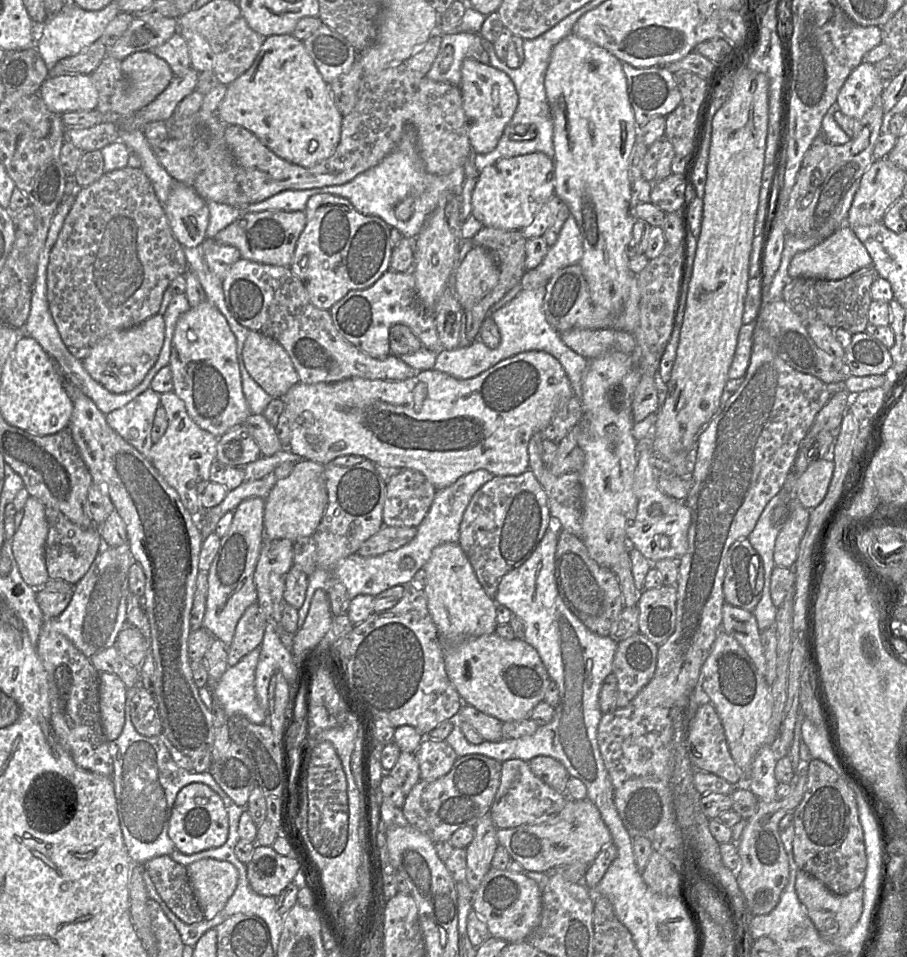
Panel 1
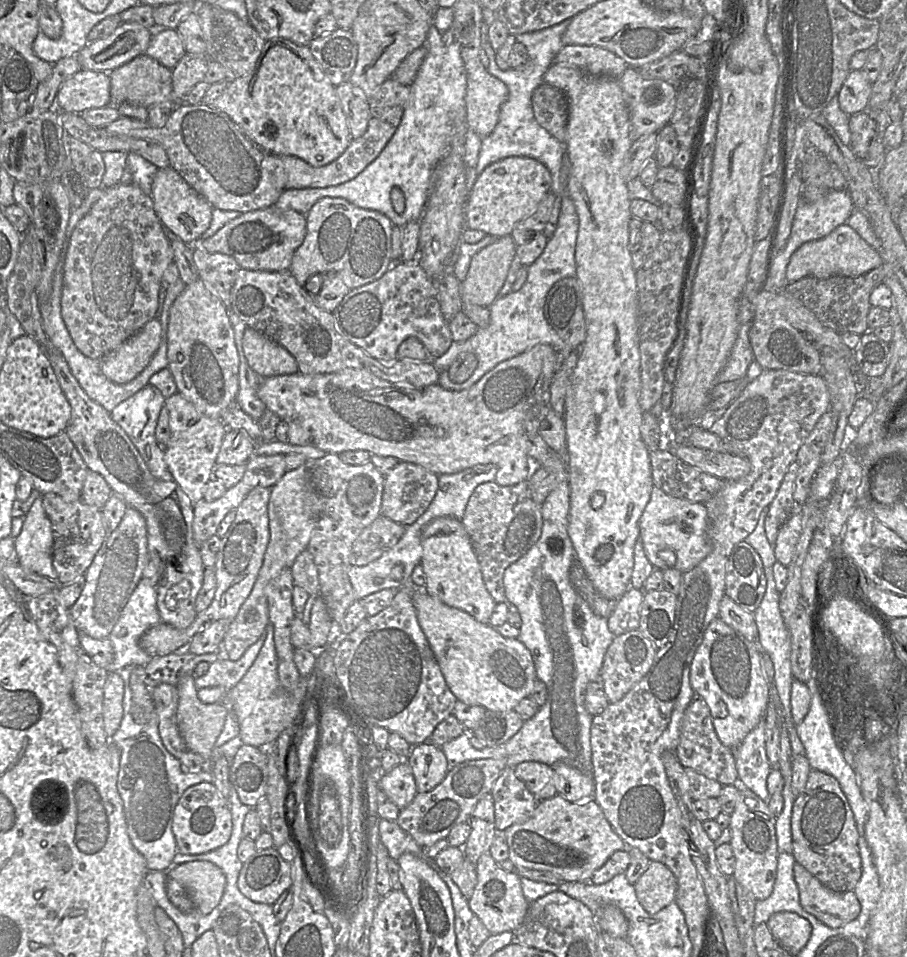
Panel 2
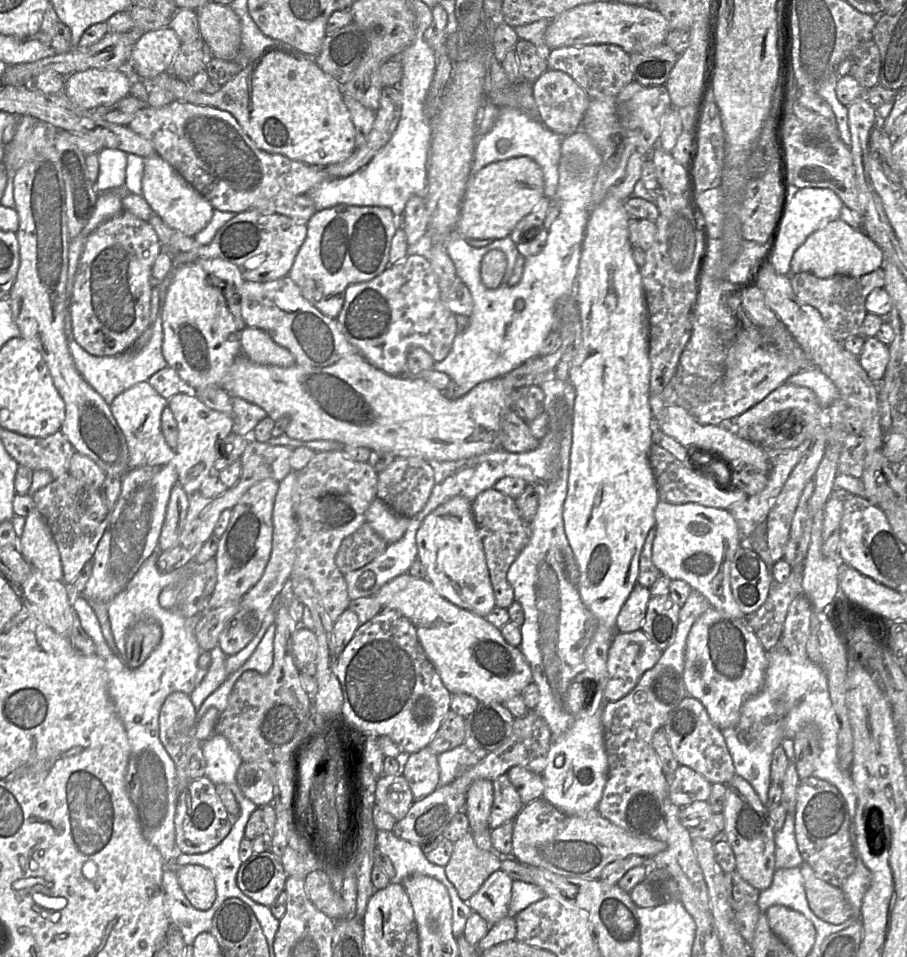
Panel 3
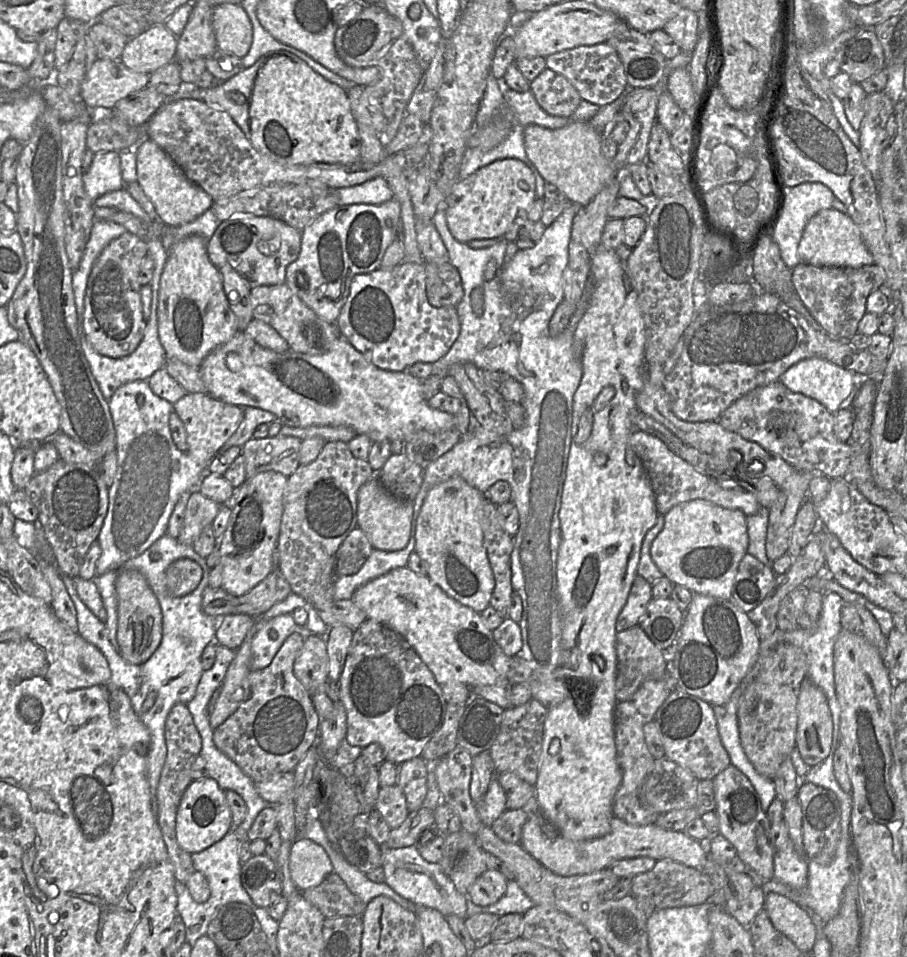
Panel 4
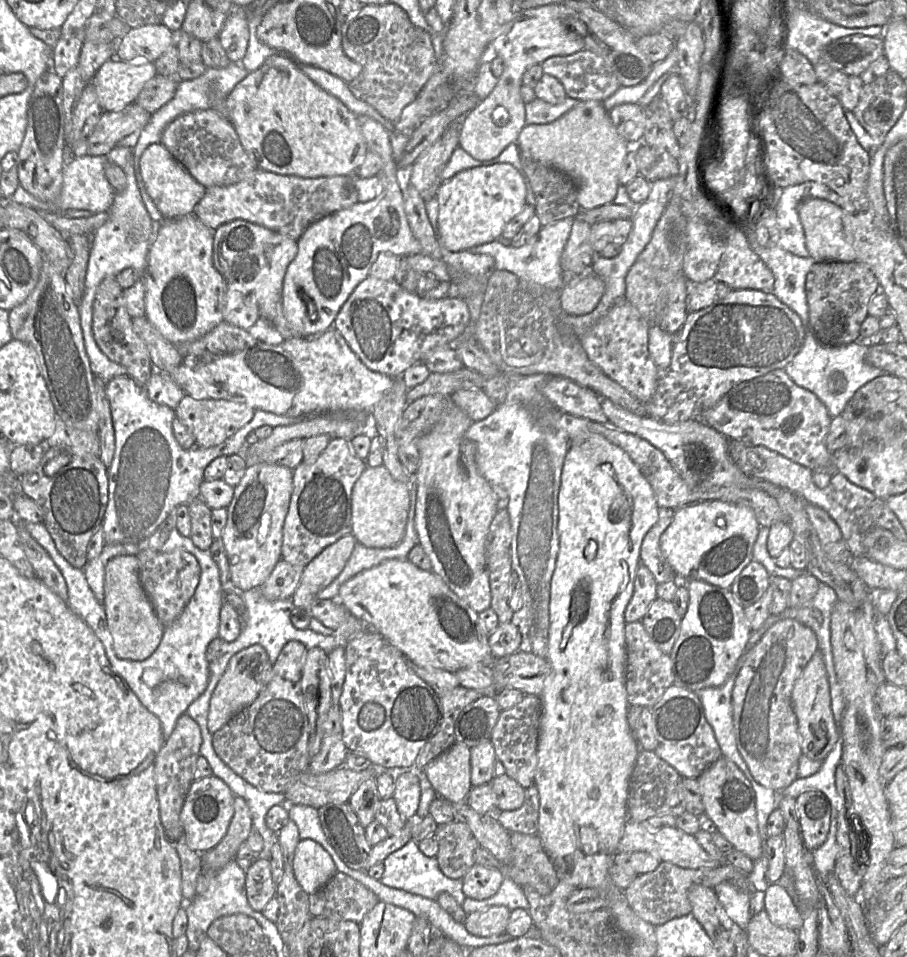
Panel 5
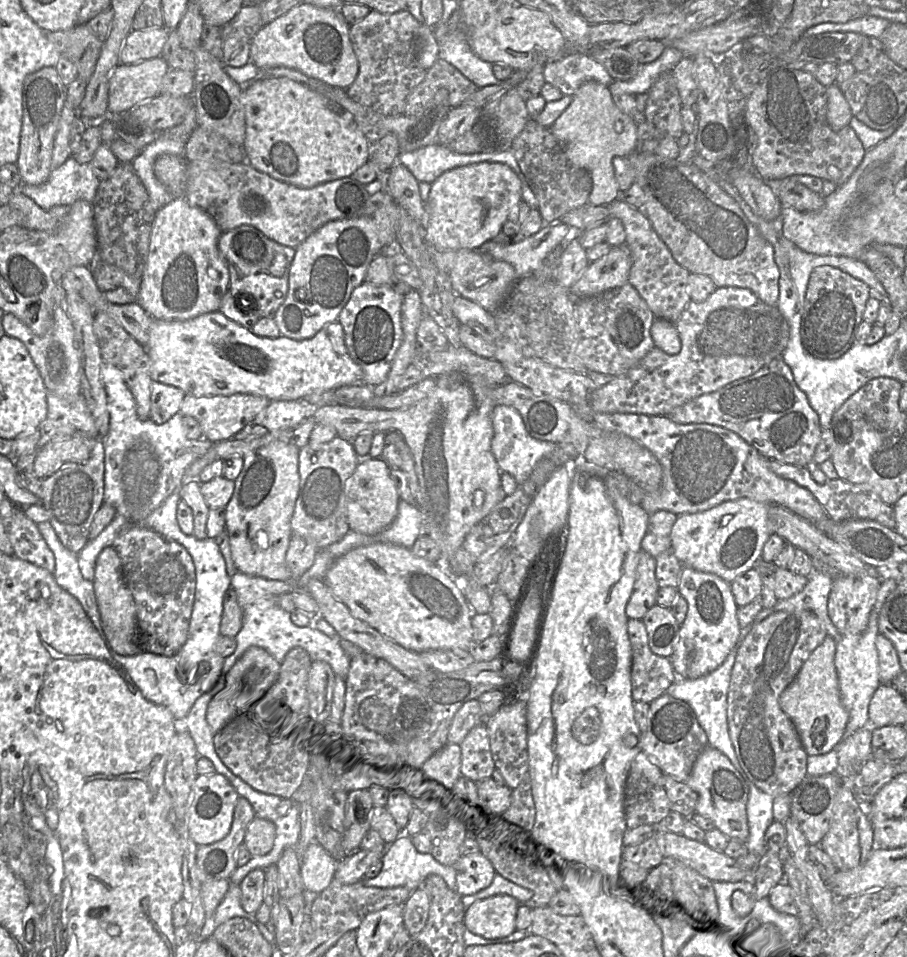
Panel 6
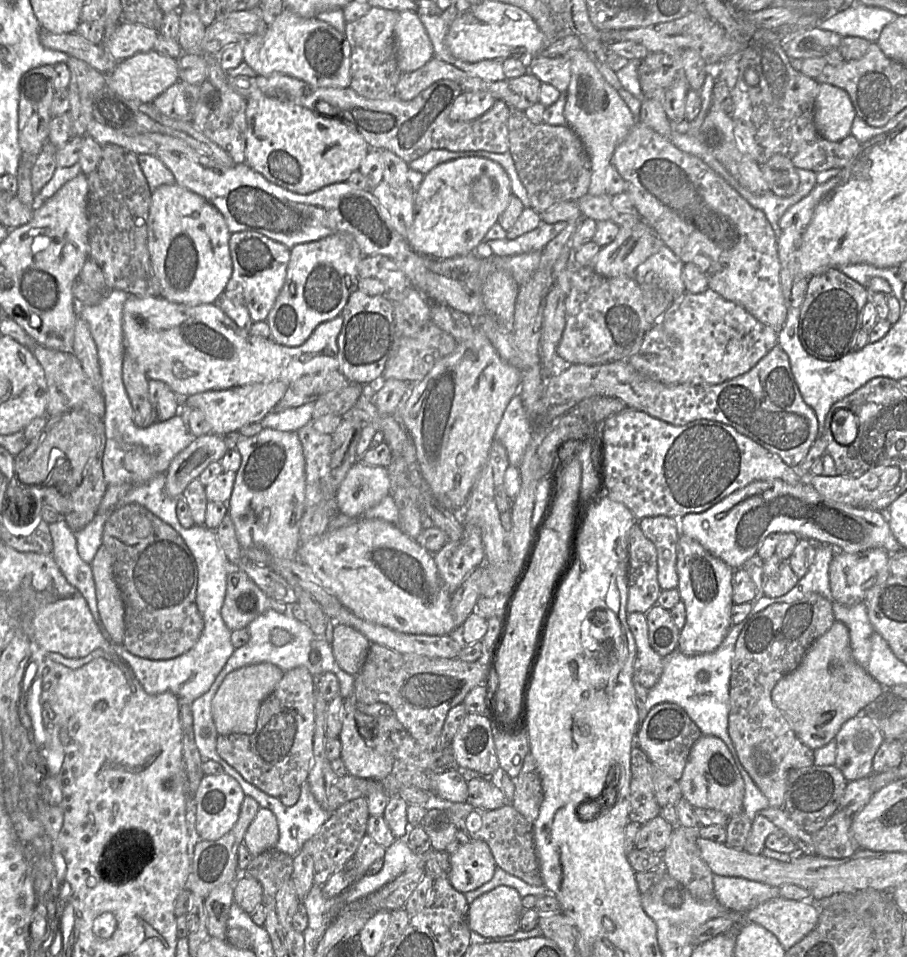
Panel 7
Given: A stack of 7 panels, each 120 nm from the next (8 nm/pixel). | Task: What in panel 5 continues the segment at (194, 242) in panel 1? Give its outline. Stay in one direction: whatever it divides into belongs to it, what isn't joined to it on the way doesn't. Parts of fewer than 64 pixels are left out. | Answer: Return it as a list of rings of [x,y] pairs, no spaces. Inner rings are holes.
[[[160,143],[151,144],[145,149],[139,167],[145,189],[164,219],[175,219],[193,213],[195,206],[205,195],[205,187]]]

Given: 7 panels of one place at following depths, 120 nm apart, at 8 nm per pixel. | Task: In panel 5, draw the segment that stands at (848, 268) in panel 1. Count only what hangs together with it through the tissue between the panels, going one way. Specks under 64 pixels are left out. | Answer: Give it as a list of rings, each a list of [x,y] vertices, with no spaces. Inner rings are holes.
[[[805,198],[798,206],[799,218],[805,234],[809,256],[816,261],[855,262],[856,253],[847,240],[842,218],[843,210],[825,199]]]

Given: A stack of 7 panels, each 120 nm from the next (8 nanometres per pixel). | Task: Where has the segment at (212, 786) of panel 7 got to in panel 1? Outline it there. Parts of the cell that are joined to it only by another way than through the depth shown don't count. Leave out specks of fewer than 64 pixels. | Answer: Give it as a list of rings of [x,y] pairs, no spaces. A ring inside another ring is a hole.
[[[190,783],[177,794],[169,823],[168,836],[175,849],[194,854],[222,846],[228,838],[229,818],[221,797],[203,783]]]

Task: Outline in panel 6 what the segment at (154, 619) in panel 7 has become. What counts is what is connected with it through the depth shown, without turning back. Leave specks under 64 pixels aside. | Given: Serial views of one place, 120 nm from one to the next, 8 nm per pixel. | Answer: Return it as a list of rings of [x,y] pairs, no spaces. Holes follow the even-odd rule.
[[[136,523],[124,528],[112,545],[121,559],[124,580],[136,606],[142,652],[170,654],[186,640],[195,599],[196,570],[187,549]]]

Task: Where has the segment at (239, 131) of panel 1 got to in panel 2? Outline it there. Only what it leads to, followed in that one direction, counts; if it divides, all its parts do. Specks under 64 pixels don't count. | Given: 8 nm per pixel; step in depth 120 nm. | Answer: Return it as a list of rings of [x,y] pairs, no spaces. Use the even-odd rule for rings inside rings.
[[[389,77],[368,99],[370,119],[366,132],[353,139],[340,157],[325,166],[314,167],[296,156],[278,155],[287,173],[285,189],[326,188],[355,178],[380,155],[391,140],[400,125],[409,97],[410,86],[402,85]]]

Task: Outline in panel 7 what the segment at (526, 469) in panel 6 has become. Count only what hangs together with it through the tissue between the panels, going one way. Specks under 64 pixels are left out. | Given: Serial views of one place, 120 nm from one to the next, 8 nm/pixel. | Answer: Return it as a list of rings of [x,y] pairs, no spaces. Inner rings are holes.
[[[517,393],[508,403],[498,423],[494,439],[506,449],[509,464],[518,467],[532,440],[521,395]]]

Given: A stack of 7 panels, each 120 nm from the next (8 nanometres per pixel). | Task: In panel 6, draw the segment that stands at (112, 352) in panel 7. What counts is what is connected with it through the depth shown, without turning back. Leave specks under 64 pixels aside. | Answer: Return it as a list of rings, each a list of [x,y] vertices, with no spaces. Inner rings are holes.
[[[103,362],[101,378],[107,393],[107,406],[110,416],[109,430],[104,440],[104,503],[113,506],[117,515],[140,523],[156,510],[172,493],[179,490],[186,482],[187,468],[203,456],[214,444],[202,438],[191,440],[187,437],[181,412],[173,415],[167,422],[156,424],[150,418],[140,419],[137,415],[135,399],[126,385],[123,375],[116,366]]]

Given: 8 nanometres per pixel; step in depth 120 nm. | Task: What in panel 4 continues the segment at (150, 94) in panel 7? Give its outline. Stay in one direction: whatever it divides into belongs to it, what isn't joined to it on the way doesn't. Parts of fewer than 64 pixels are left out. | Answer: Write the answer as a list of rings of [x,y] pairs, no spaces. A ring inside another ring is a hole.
[[[97,59],[81,85],[81,98],[92,111],[110,113],[116,103],[146,88],[150,75],[128,69],[120,60]]]

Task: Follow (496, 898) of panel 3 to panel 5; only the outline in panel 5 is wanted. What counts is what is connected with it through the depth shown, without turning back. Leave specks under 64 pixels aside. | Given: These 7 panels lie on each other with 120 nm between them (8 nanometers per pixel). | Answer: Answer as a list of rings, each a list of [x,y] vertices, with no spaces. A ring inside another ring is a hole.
[[[475,863],[462,878],[462,891],[467,898],[485,900],[497,893],[504,878],[501,869]]]

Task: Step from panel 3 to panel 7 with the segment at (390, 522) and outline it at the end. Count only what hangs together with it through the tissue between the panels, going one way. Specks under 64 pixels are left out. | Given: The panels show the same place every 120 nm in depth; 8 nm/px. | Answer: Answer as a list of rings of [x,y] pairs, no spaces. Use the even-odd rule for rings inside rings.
[[[357,460],[340,484],[336,502],[341,513],[359,517],[388,495],[391,482],[387,468]]]

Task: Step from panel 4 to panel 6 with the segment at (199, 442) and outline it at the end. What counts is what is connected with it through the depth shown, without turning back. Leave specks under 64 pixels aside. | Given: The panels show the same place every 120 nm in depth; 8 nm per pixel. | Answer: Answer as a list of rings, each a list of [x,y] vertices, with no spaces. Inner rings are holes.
[[[237,393],[231,396],[217,395],[205,397],[185,395],[180,412],[183,415],[195,418],[200,425],[203,438],[215,443],[232,439],[237,432],[242,431],[251,423],[269,403],[270,400],[264,396],[245,393]]]

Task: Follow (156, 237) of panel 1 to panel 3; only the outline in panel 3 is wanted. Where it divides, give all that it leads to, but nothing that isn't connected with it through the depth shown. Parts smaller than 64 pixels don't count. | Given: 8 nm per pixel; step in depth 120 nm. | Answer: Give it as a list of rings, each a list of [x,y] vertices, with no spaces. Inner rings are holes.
[[[123,210],[116,217],[102,223],[86,239],[75,274],[69,311],[75,341],[94,356],[115,356],[133,347],[135,341],[151,326],[150,275],[163,246],[152,225]]]

